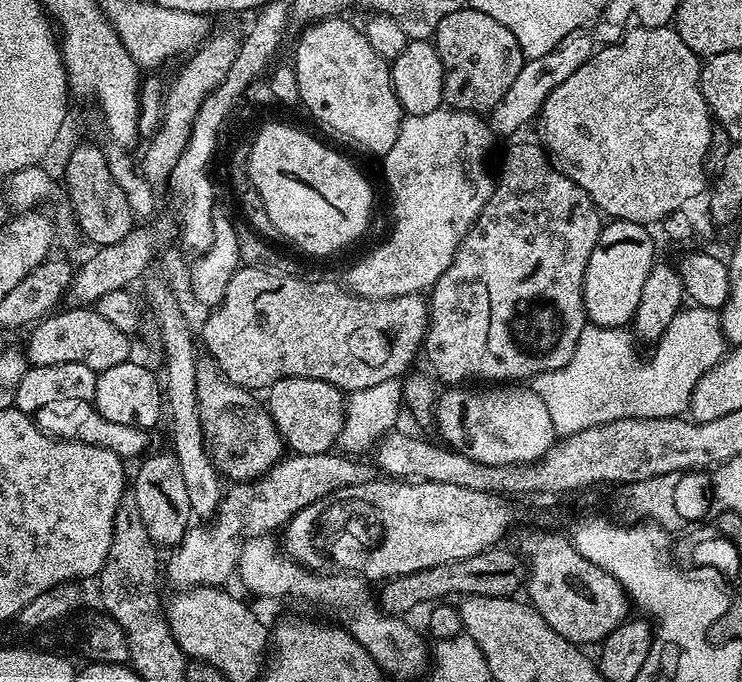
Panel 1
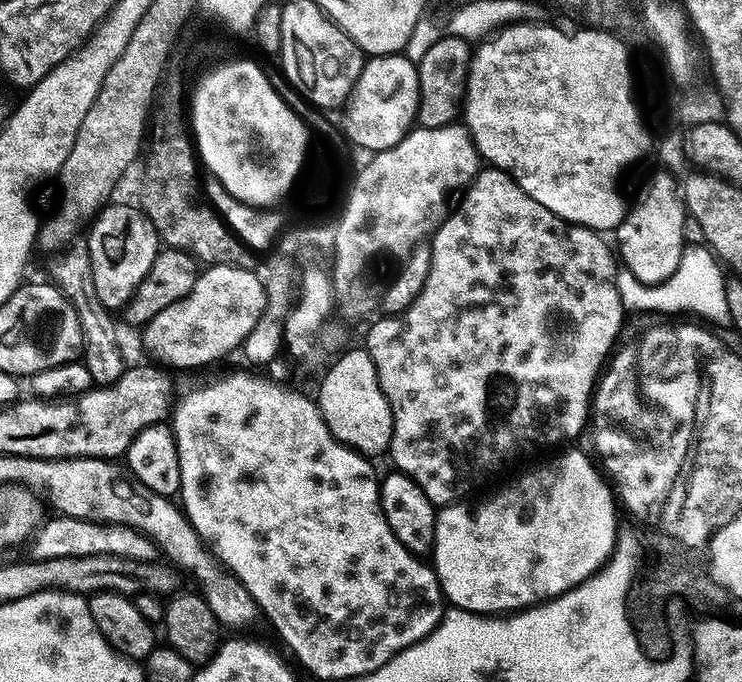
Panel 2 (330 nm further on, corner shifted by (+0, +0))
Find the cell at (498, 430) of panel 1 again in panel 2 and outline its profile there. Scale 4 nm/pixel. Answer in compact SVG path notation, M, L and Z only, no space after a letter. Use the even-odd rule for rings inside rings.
M572 448L569 452L564 452L561 456L556 456L553 460L548 460L545 464L540 464L537 468L532 468L529 472L514 477L505 488L498 489L493 496L478 501L476 505L468 504L469 502L457 502L445 504L437 511L430 563L436 570L437 578L440 579L440 591L444 593L445 601L451 607L481 614L511 614L520 611L522 608L531 608L533 604L543 604L545 600L551 600L554 596L561 596L575 584L580 584L589 576L595 575L597 569L612 555L612 547L616 544L618 500L609 481L602 475L601 469L594 463L593 457L589 456L584 452L579 452L576 448Z

